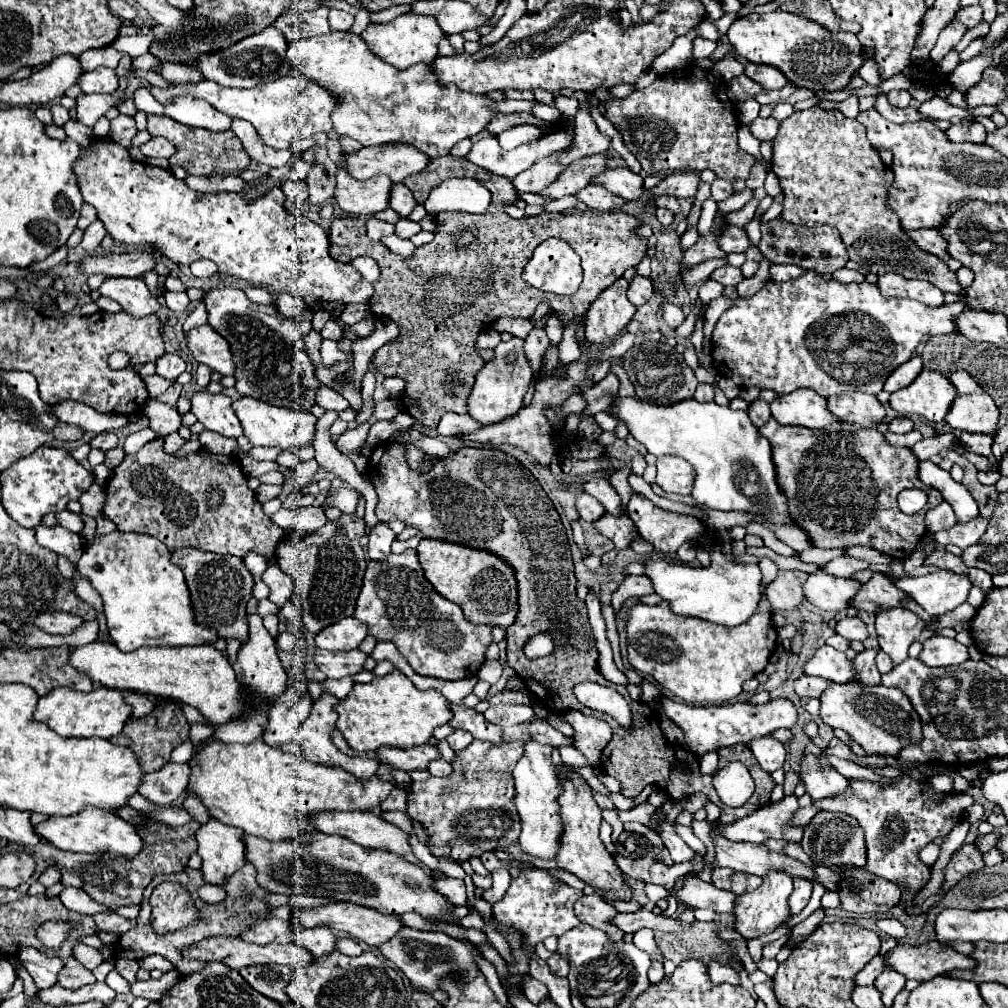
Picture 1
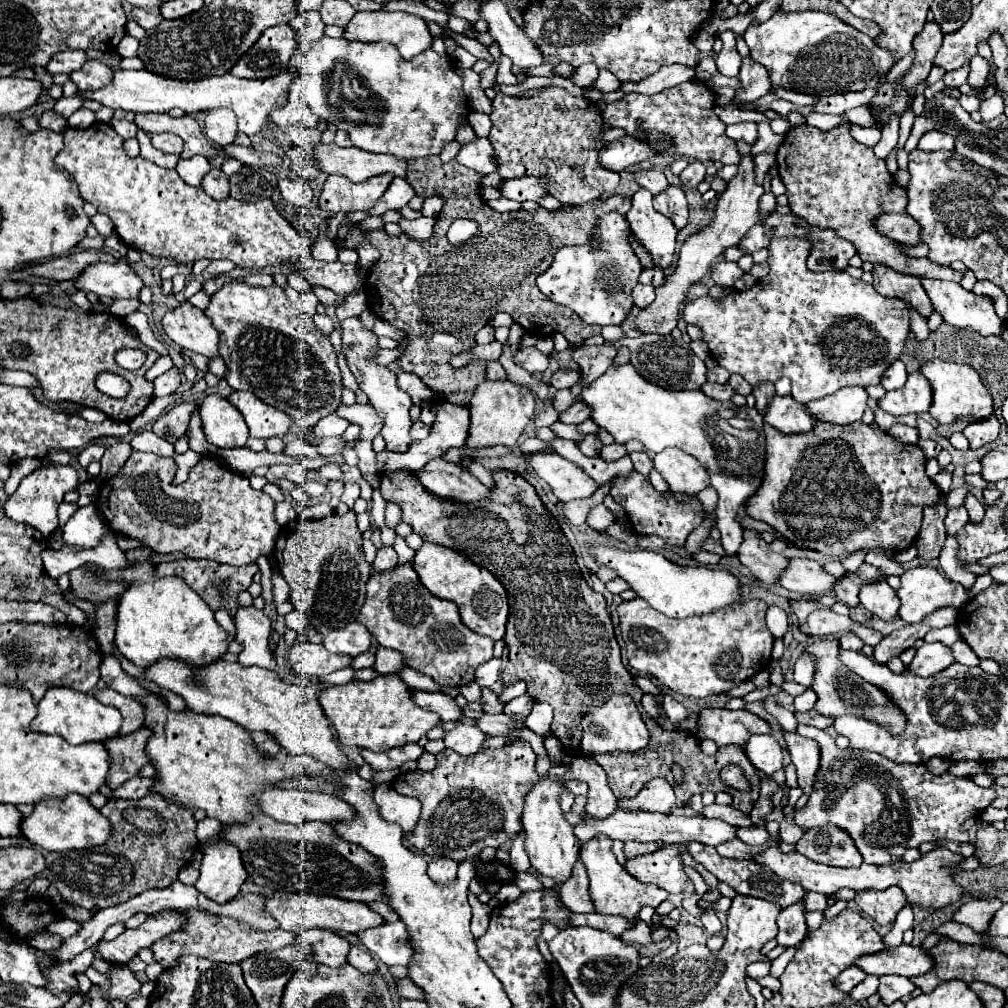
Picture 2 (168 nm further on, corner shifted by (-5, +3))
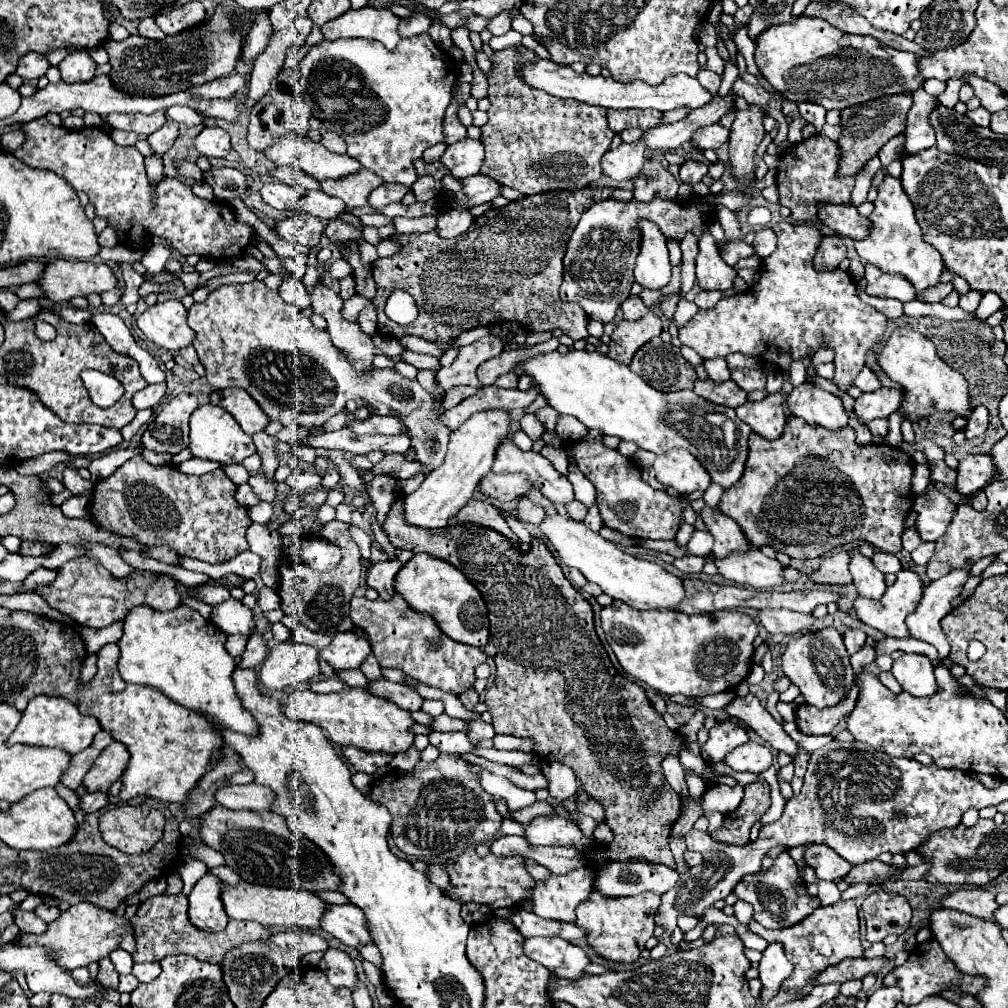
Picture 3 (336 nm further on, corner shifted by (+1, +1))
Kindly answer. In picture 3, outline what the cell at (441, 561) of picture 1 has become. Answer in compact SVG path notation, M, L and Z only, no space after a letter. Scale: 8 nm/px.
M416 553L396 575L394 589L402 593L408 605L414 611L428 613L436 619L438 627L452 637L454 641L484 647L490 637L490 623L488 623L488 607L480 595L480 591L460 573L454 565L440 561L438 557L430 557L428 553Z

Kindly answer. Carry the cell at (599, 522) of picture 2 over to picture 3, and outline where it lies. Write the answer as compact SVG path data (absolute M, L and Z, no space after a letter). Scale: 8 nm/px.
M572 501L570 505L566 505L566 511L568 511L570 517L576 519L576 521L584 521L584 517L586 517L586 513L588 513L586 505L582 505L580 501Z

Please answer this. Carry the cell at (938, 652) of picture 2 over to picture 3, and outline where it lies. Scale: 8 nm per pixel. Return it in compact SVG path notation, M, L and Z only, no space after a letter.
M908 653L902 655L892 665L892 675L902 685L904 691L924 697L934 695L936 681L934 681L934 663L920 653Z

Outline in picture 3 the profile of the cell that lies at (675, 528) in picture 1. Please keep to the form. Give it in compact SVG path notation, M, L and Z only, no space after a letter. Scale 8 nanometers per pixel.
M590 431L586 439L572 445L572 455L576 455L580 471L596 487L596 503L604 525L628 537L646 537L662 541L672 541L676 537L682 513L690 505L688 497L670 497L664 491L652 489L648 483L640 479L640 469L638 465L634 465L632 459L622 457L616 449L608 449L602 445L600 431Z

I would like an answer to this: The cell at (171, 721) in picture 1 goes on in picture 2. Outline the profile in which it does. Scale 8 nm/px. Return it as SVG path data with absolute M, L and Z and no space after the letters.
M142 727L132 735L114 737L104 743L106 751L110 753L110 771L106 775L108 787L120 787L124 781L138 775L138 771L148 763L144 753L150 729Z

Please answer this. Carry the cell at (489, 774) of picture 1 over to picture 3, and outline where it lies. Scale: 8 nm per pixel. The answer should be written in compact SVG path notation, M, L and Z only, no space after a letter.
M440 753L440 757L436 761L430 761L430 763L420 761L410 773L392 771L372 783L372 791L368 797L372 801L388 807L388 811L392 813L390 833L392 833L398 849L408 855L418 855L420 859L424 859L428 863L442 865L442 861L464 853L464 849L468 849L470 843L488 845L494 841L496 833L502 827L502 815L496 809L494 797L482 789L480 775L472 771L472 763L464 761L458 755Z

